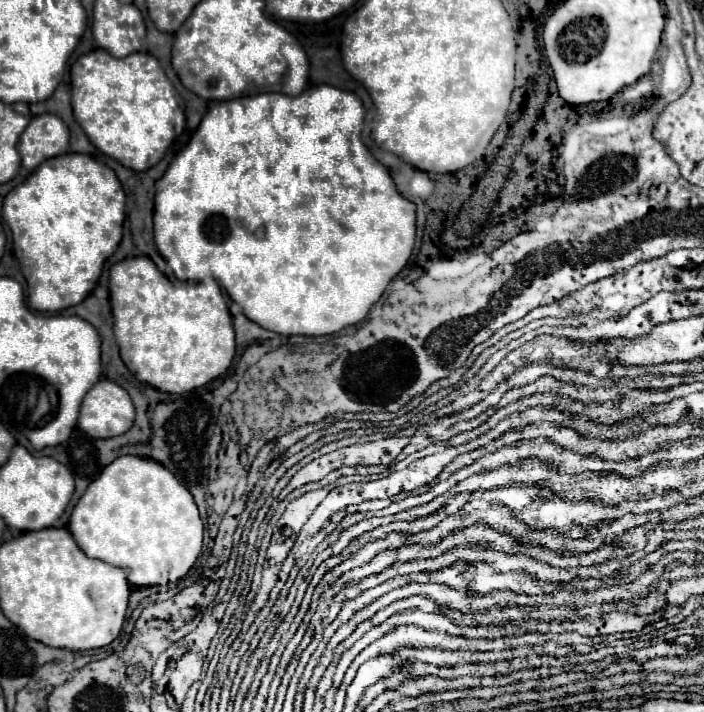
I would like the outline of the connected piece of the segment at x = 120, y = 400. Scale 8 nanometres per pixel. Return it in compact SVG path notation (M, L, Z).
M100 380L86 394L78 426L92 438L112 438L128 432L134 424L134 404L124 388Z

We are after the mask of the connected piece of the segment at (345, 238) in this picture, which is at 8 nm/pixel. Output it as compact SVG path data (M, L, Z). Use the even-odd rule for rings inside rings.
M326 84L308 88L298 96L266 92L216 102L202 118L188 146L174 157L166 174L156 182L158 198L153 213L154 240L158 252L174 270L175 277L178 280L194 280L196 274L212 274L212 278L216 278L226 288L228 296L242 306L244 314L252 322L286 336L326 336L360 322L372 304L380 300L388 282L406 266L416 236L416 206L398 192L388 168L380 164L362 144L362 124L364 108L360 98L352 92L344 92Z

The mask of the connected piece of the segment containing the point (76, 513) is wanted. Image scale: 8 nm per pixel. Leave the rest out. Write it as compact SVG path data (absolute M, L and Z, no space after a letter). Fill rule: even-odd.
M120 456L92 480L72 510L68 530L76 544L90 556L108 564L128 568L128 582L142 586L166 586L180 580L194 566L204 540L204 524L190 490L176 480L160 462L142 456Z

